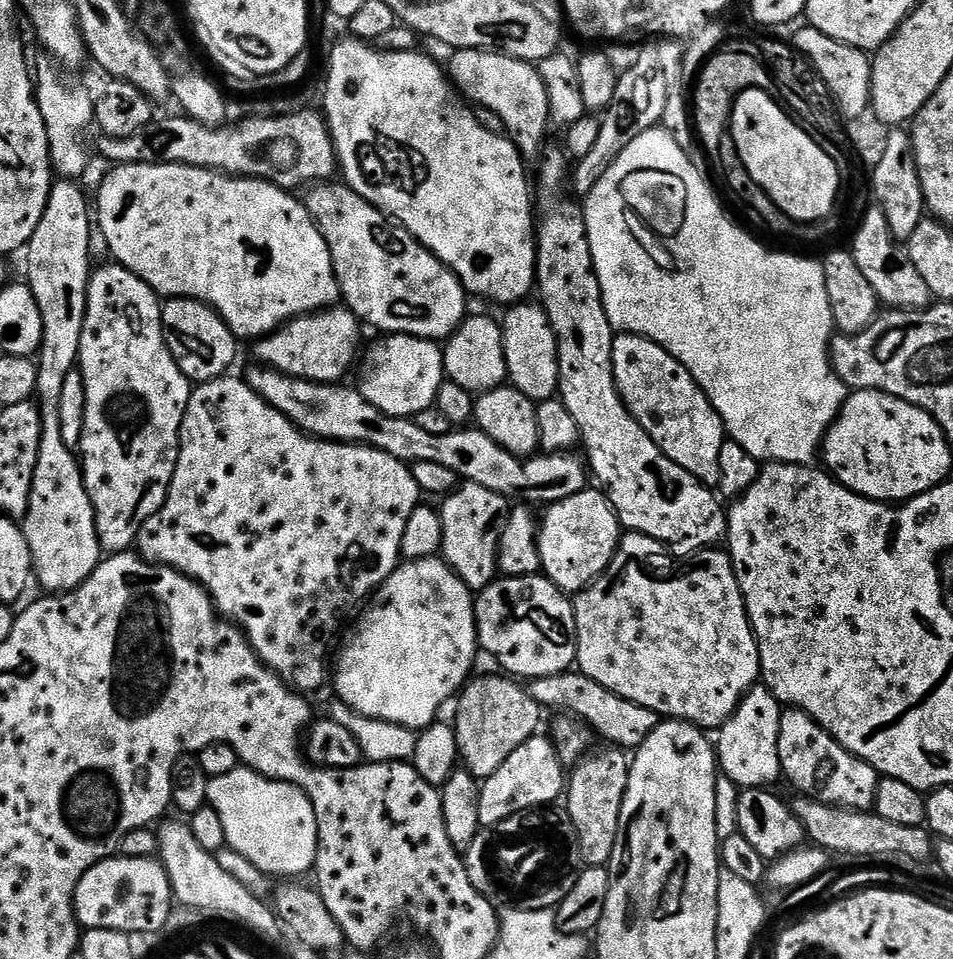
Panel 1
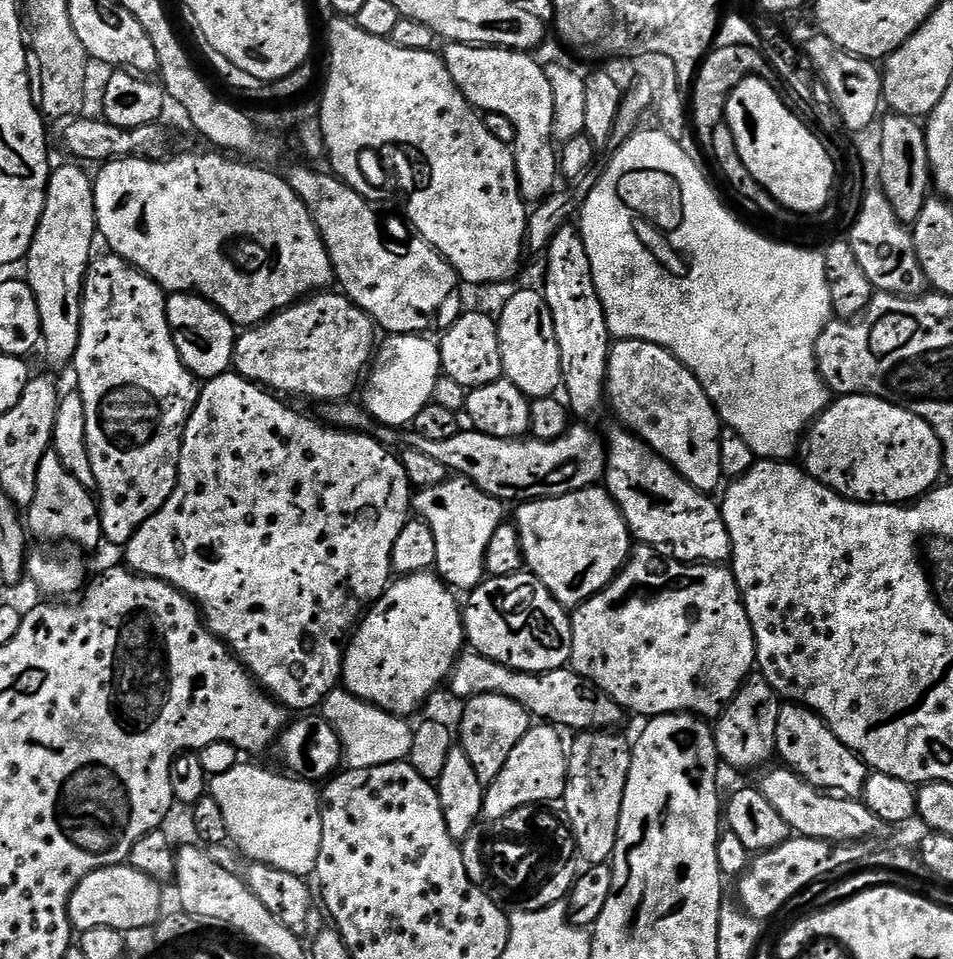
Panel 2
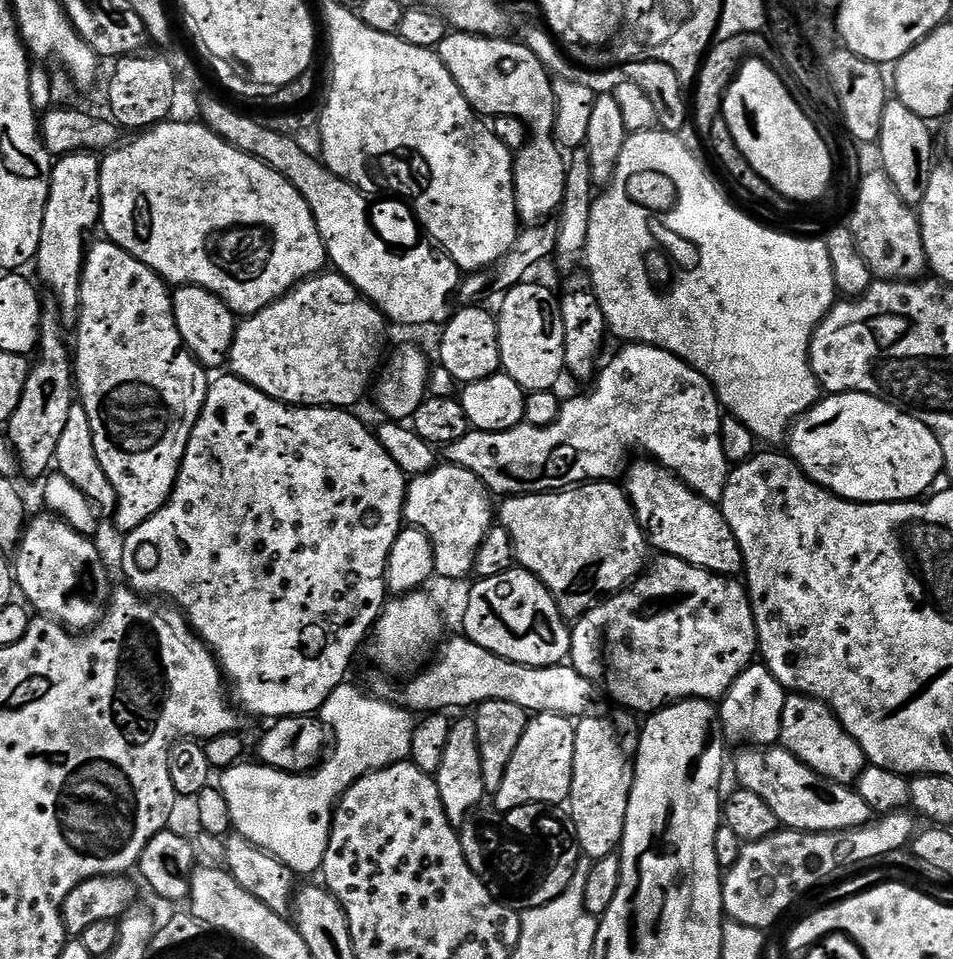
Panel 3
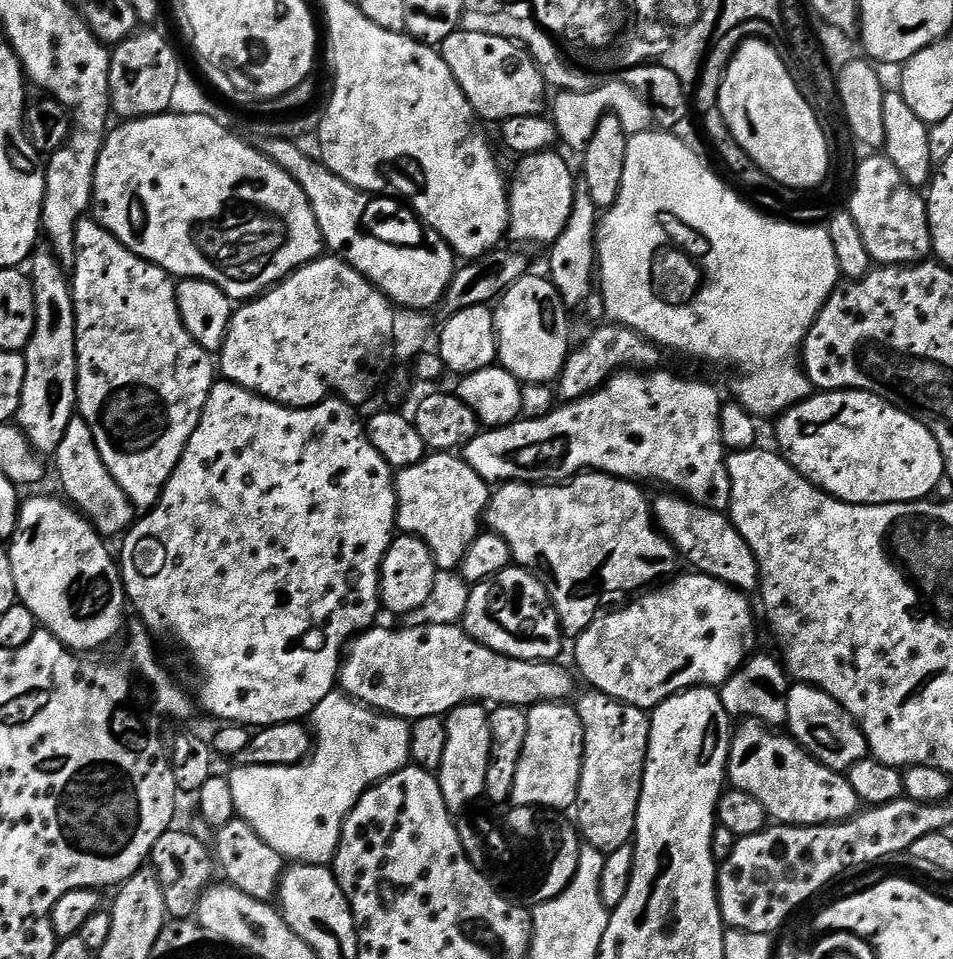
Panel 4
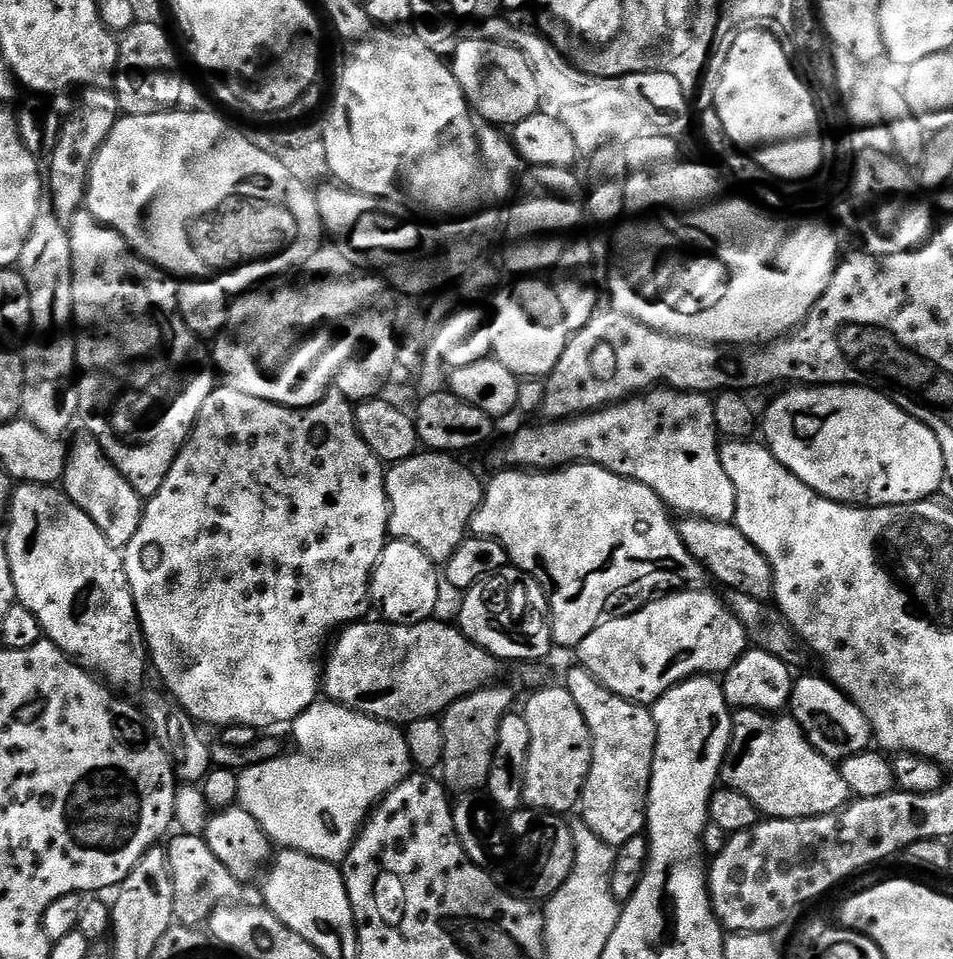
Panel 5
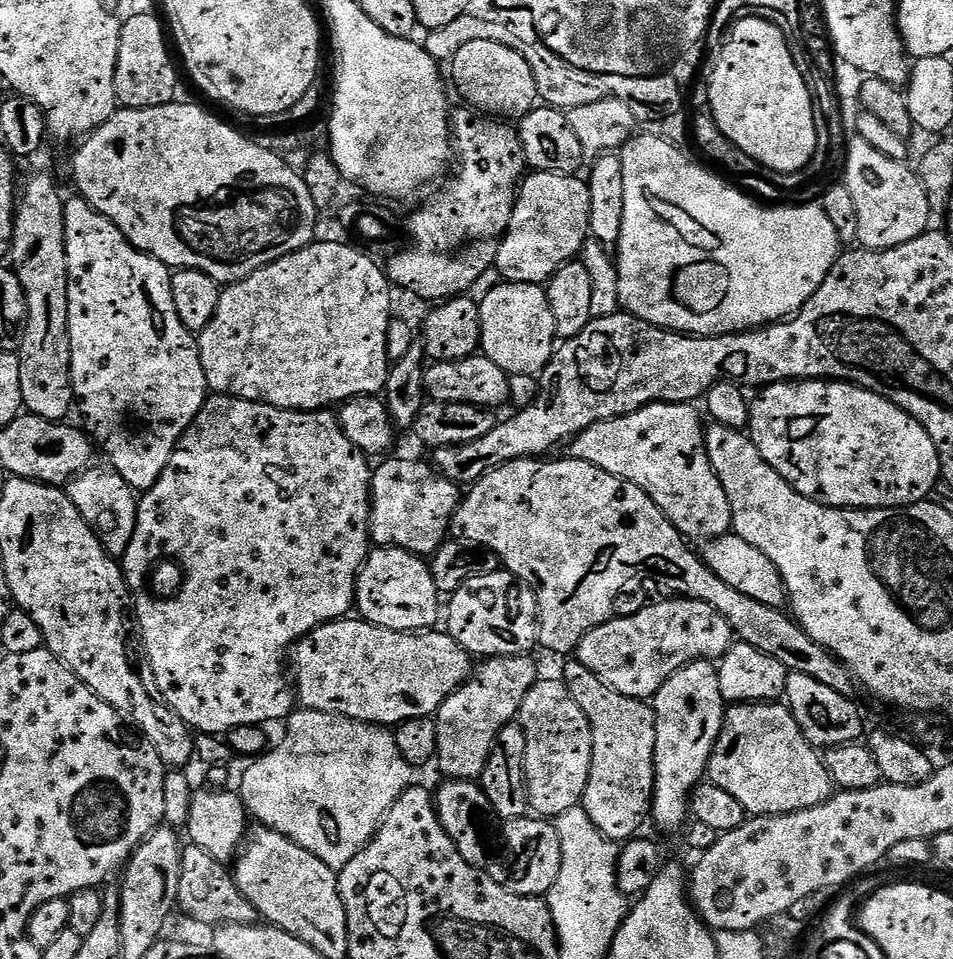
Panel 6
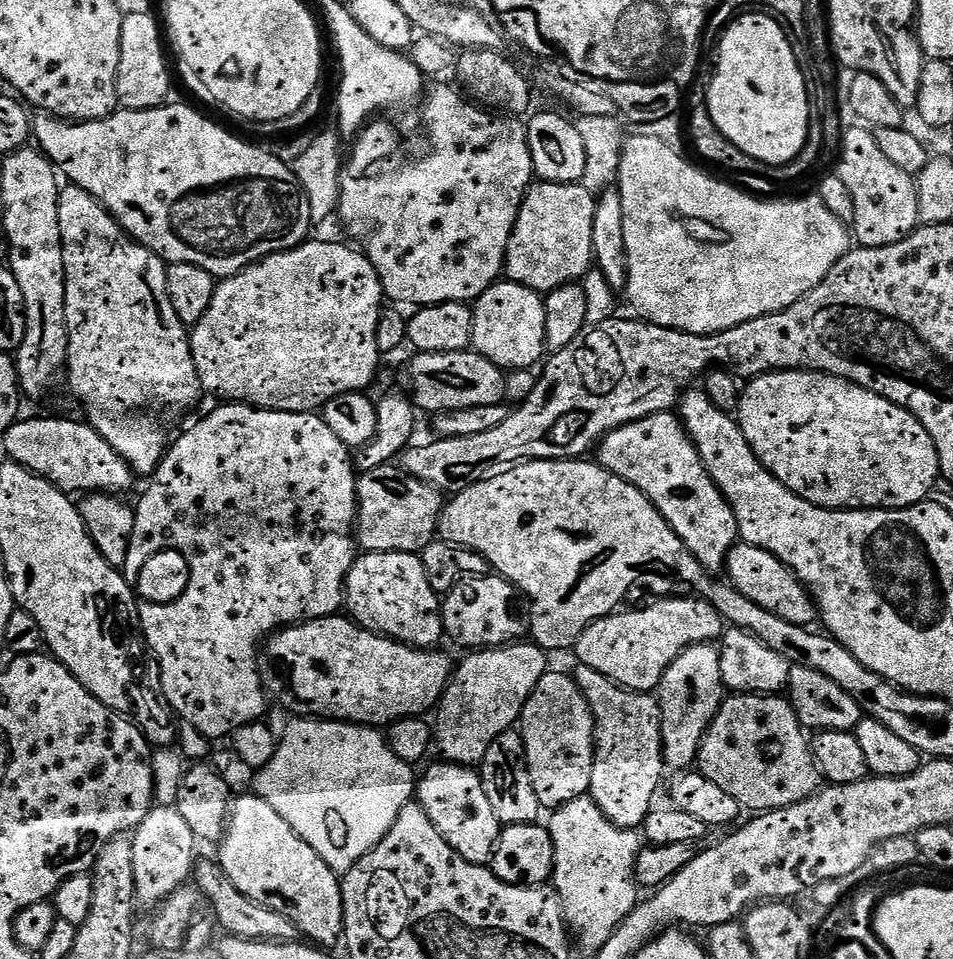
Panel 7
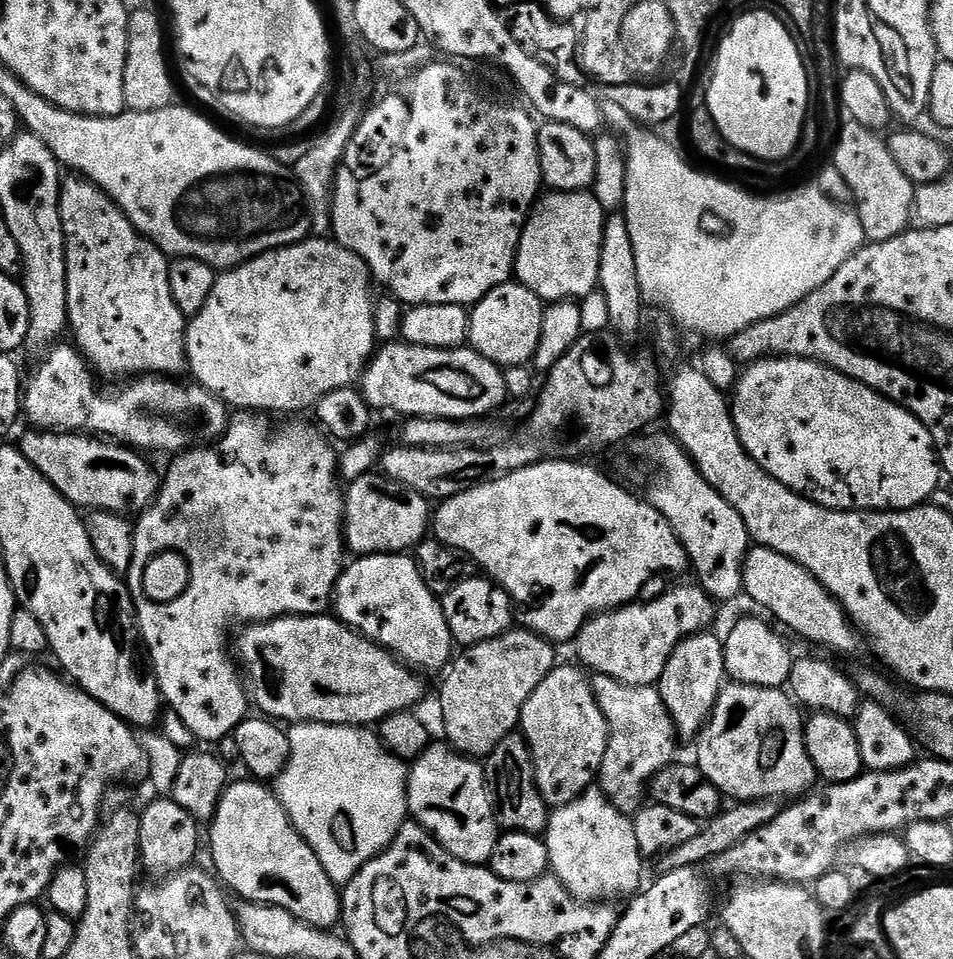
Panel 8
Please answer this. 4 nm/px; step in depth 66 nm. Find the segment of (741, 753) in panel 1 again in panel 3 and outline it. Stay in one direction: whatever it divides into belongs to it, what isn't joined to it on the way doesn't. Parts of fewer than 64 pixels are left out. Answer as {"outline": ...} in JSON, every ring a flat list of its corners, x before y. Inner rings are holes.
{"outline":[[762,662,749,664,747,670,738,676,730,690,719,701,718,711,724,727,724,739,729,745,736,746,772,746,780,739,782,730,782,710,786,706,789,693,770,674]]}

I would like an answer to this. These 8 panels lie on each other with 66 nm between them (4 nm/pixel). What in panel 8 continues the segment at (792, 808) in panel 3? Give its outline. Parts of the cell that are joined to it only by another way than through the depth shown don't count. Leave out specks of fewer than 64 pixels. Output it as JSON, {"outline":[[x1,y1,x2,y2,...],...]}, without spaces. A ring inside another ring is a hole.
{"outline":[[735,682,725,683,724,687,720,689,720,697,714,706,712,715,708,717,707,724,704,725,704,729,700,731,699,736,694,741,694,747,696,747,694,763,696,767,702,770,702,774,706,774,706,778,721,794,725,797,733,796,733,801,736,802,750,800,774,800,780,802,783,801,783,796,792,796,788,798,803,797,813,787,811,784,817,783,818,777,814,762,810,762,810,754,806,754,806,746,804,745,804,725,806,720,803,715,800,717,799,711,801,712,801,709,798,707,797,701,784,688,763,688,762,686,750,686,749,684]]}

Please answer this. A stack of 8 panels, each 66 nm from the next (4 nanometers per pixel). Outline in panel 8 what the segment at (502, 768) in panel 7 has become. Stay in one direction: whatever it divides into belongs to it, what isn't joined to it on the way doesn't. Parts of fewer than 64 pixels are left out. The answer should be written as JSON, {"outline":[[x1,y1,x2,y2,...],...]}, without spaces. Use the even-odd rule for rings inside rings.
{"outline":[[519,731,510,733,483,761,484,776,496,810,496,823,510,832,540,834,548,827,550,806,536,788,536,775,532,769,532,755]]}

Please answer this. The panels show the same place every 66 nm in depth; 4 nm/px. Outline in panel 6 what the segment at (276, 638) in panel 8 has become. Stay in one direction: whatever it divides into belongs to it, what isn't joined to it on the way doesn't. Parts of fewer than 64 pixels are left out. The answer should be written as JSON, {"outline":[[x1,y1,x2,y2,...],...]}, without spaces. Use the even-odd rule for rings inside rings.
{"outline":[[363,618,352,619,332,620,292,645,290,672,294,677,294,692,301,709,338,714,367,724,395,726,414,718,435,717,442,702,446,702,450,694,468,683,474,671,473,657,462,646,458,646,458,642,454,642,447,631,399,632,374,626]]}

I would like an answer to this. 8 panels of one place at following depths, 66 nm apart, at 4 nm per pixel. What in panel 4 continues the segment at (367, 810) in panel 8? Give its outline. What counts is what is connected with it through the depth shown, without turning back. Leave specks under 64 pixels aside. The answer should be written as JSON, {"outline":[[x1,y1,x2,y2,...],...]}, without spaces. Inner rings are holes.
{"outline":[[334,690,326,694,318,706,314,706,310,732,314,737,314,747,304,763,290,766,236,766,226,777,234,796,235,815,252,826,262,842,274,846,274,850,278,850,285,861,328,866,336,855,344,819,358,798,379,780,390,778,390,774,409,767,412,729,409,721,365,708,352,697,344,695,343,691]]}

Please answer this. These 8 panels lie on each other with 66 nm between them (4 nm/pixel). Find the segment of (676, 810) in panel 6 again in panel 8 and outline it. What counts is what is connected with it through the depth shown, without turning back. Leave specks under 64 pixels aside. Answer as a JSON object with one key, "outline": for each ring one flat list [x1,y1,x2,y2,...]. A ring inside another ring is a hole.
{"outline":[[705,630,697,636,687,636,674,654,670,654,670,662,666,662,666,670,658,685,662,702,666,702,666,710,670,710,670,718,681,741,692,742,699,736,718,702,720,689,726,683,724,641,719,635,712,634]]}

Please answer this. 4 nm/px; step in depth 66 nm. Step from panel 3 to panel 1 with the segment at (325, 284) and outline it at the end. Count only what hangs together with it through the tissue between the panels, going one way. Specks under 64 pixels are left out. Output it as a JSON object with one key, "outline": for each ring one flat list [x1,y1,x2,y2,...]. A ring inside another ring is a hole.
{"outline":[[346,306,326,308,323,312,313,312,311,316,300,316,269,336,261,336,255,341,256,356,260,359,257,361,275,372,315,384,338,384,345,379,343,376,351,370,352,363,357,363,361,351,360,328,362,321]]}

